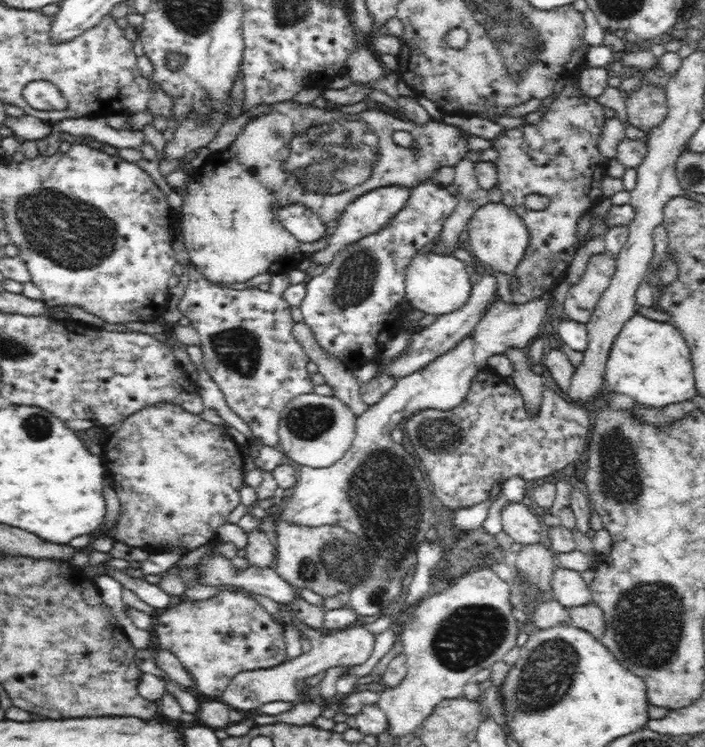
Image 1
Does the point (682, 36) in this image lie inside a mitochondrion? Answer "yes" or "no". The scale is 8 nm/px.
no

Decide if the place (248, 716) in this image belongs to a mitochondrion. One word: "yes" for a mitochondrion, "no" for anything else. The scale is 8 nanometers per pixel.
no

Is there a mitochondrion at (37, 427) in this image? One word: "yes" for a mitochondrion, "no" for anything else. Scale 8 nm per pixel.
yes

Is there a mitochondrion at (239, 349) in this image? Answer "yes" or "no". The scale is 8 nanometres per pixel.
yes

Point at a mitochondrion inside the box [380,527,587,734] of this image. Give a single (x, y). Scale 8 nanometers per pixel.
(545, 679)

